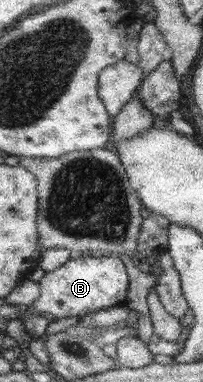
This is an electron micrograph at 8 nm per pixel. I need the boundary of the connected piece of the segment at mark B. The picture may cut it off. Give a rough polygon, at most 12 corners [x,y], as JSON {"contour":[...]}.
{"contour":[[118,255],[45,272],[32,307],[58,319],[126,304]]}

